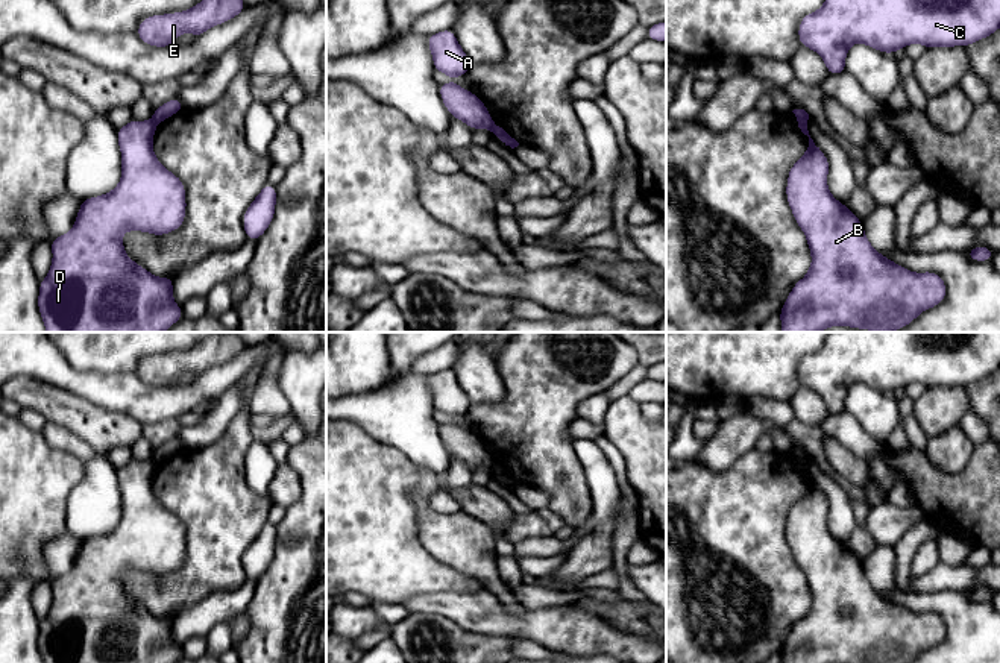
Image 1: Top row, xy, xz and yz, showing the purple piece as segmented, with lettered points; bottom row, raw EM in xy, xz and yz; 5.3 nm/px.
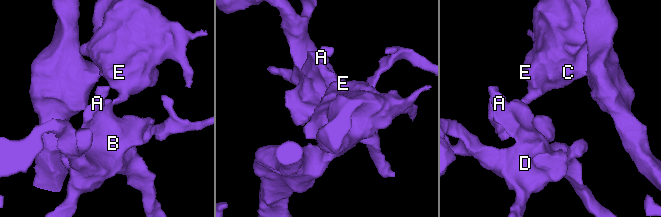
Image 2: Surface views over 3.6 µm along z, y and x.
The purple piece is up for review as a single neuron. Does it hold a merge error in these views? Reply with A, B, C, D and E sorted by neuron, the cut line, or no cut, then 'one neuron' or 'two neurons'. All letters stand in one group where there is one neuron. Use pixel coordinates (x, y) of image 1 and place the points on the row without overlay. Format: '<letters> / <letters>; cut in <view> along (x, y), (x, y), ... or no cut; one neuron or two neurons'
A B D / C E; cut in xz along (495, 465), (492, 471); two neurons

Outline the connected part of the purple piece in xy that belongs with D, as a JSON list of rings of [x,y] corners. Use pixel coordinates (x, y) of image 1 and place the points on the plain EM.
[[[131,460],[117,470],[121,492],[121,519],[109,533],[80,542],[73,569],[50,583],[53,601],[46,619],[39,621],[38,649],[44,663],[176,663],[182,646],[173,642],[173,619],[156,617],[126,593],[121,575],[126,570],[141,570],[165,575],[179,569],[185,560],[185,525],[155,496],[152,482],[156,461]]]

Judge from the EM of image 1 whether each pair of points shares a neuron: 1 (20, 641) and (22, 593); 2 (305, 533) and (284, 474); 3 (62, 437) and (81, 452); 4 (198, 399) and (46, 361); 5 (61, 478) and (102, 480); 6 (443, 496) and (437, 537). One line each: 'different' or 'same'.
1: same
2: different
3: same
4: same
5: different
6: different

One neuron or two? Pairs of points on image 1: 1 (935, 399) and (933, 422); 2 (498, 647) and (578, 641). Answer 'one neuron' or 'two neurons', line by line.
1: one neuron
2: two neurons

